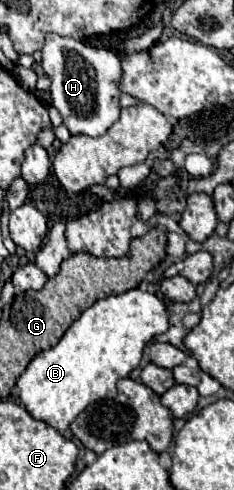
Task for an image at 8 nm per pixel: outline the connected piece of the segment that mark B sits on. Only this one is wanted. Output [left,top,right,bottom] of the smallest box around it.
[18,288,166,434]

